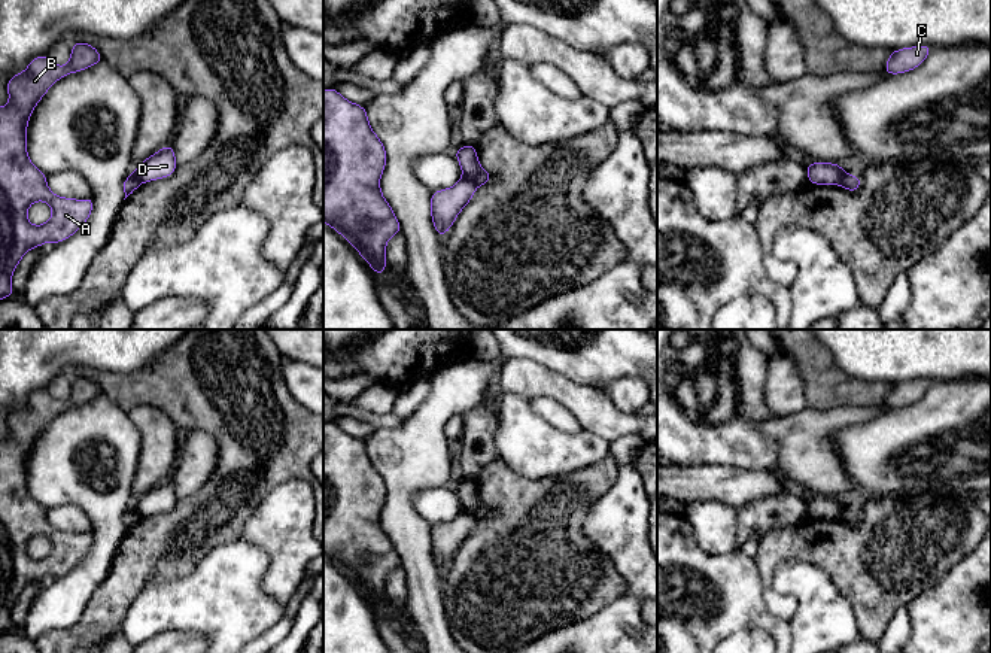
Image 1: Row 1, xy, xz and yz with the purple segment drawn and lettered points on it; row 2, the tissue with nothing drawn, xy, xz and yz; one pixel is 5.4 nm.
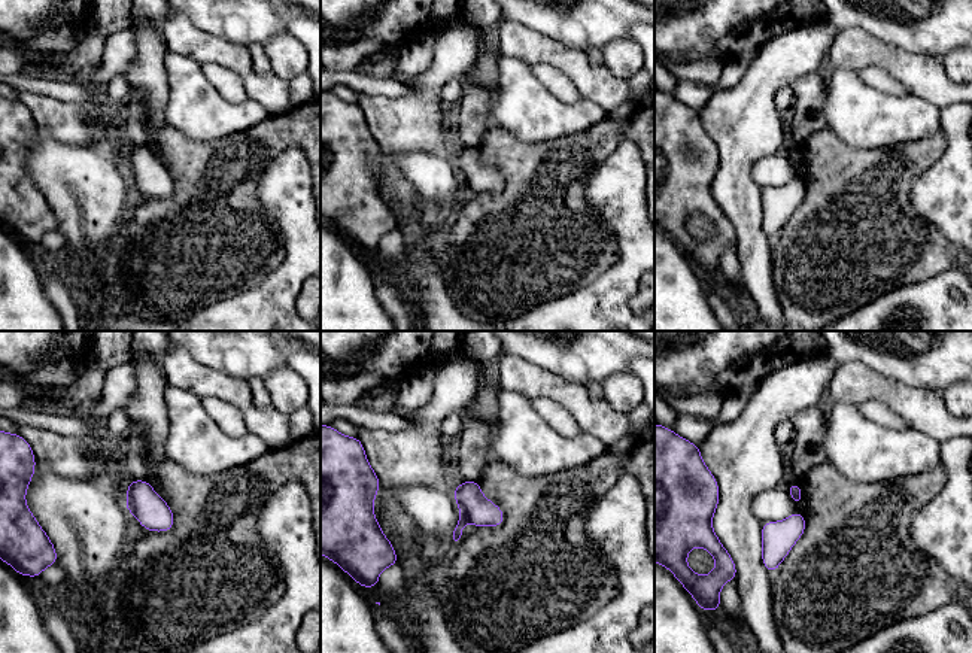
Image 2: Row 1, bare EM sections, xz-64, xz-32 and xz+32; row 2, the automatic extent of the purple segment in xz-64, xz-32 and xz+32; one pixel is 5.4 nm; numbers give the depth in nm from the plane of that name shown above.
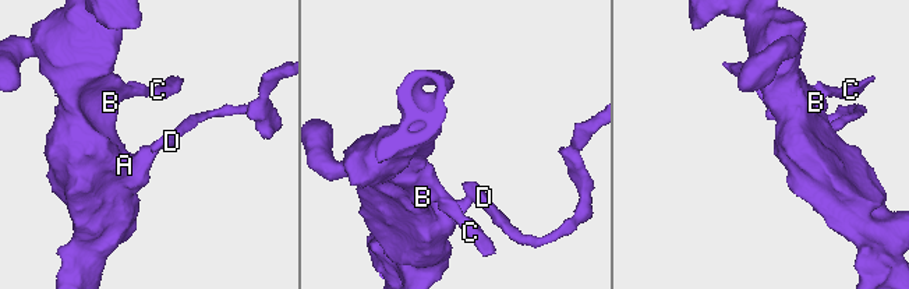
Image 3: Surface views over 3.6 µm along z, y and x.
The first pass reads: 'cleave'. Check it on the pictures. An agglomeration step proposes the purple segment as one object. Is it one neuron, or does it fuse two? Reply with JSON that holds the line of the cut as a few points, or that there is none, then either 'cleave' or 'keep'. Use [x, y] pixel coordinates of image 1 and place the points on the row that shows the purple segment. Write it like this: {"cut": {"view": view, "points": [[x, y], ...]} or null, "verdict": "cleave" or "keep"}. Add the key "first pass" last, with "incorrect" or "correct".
{"cut": {"view": "xz", "points": [[464, 175], [476, 187]]}, "verdict": "cleave", "first pass": "correct"}

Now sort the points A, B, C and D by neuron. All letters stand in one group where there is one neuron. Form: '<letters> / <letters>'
A B C / D

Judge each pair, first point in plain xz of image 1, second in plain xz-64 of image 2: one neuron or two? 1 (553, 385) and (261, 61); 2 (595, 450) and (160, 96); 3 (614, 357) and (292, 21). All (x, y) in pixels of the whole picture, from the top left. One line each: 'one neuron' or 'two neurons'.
1: two neurons
2: two neurons
3: two neurons

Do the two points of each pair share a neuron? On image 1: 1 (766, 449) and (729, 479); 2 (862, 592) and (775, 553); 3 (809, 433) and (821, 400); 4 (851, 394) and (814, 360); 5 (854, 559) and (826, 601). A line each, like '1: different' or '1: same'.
1: different
2: same
3: different
4: same
5: different

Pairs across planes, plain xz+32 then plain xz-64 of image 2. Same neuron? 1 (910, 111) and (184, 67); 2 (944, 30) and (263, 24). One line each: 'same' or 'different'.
1: same
2: same

